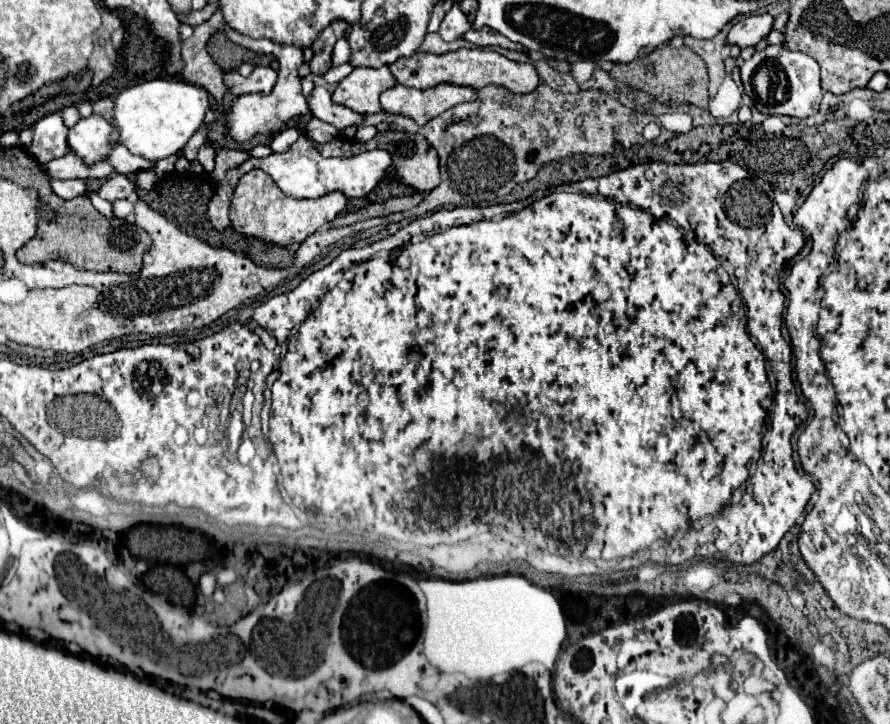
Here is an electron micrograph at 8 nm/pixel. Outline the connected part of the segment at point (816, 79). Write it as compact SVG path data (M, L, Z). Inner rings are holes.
M768 46L754 52L750 60L742 62L740 76L748 98L764 116L786 114L794 118L808 118L820 108L820 64L804 52L792 52L784 46Z

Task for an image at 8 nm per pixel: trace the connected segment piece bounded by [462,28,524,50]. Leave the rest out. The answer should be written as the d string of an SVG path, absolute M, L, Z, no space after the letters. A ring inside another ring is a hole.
M470 28L462 38L476 44L476 46L480 46L480 48L484 48L484 46L500 46L500 48L508 48L508 50L524 50L522 44L516 44L516 42L508 40L506 36L500 36L492 28L482 28L482 30Z

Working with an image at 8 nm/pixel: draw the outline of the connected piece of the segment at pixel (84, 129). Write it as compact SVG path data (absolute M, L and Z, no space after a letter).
M102 114L78 120L68 130L68 146L86 166L104 162L116 144L116 126Z

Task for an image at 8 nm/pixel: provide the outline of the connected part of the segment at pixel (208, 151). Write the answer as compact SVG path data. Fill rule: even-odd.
M204 144L204 146L200 148L200 152L198 152L198 162L200 162L200 164L204 166L204 170L208 170L208 172L212 172L212 170L214 170L212 154L214 154L214 150L212 150L212 146L210 146L210 144Z

